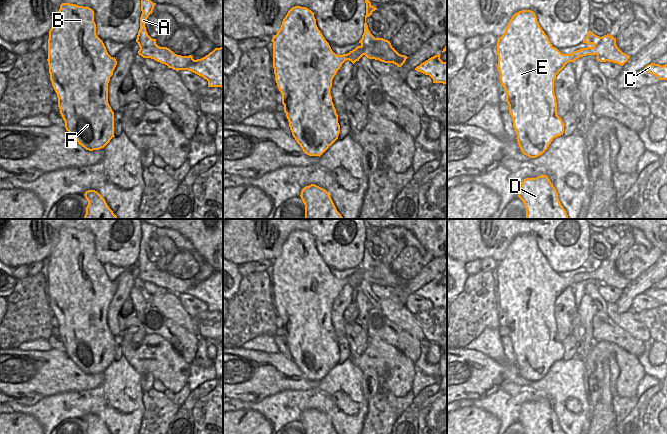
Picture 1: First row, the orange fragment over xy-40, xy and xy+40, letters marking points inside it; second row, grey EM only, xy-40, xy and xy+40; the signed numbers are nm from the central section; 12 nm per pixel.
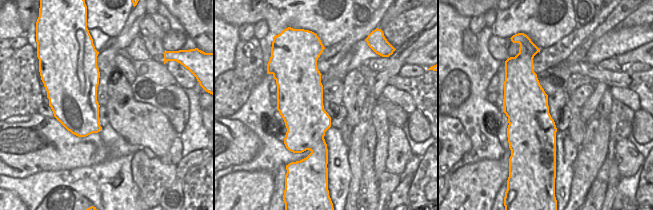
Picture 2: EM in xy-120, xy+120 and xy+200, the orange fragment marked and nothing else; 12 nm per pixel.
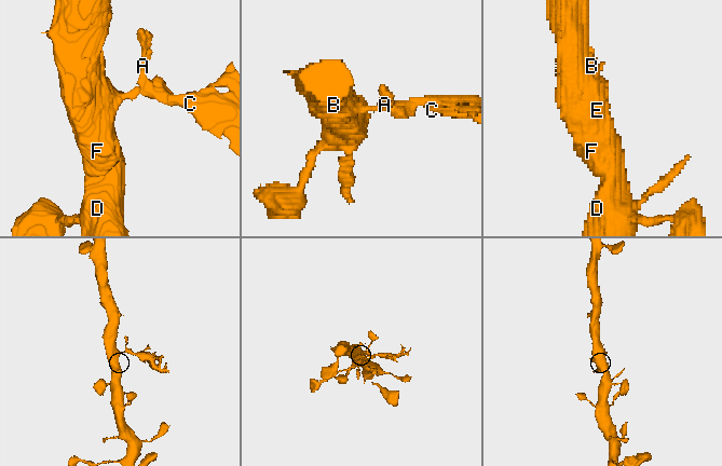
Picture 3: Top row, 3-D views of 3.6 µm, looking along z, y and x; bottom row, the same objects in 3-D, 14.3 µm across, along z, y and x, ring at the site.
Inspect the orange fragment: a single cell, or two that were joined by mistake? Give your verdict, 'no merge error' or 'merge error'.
merge error

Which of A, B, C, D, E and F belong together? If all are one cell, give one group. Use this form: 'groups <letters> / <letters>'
groups A C / B D E F

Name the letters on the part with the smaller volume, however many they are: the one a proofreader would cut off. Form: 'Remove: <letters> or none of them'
Remove: A, C

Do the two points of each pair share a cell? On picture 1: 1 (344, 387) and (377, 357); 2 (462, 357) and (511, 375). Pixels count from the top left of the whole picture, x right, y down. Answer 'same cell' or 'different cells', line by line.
1: different cells
2: same cell

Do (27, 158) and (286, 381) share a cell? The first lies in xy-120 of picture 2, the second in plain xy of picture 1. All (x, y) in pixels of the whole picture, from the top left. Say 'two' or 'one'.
one

